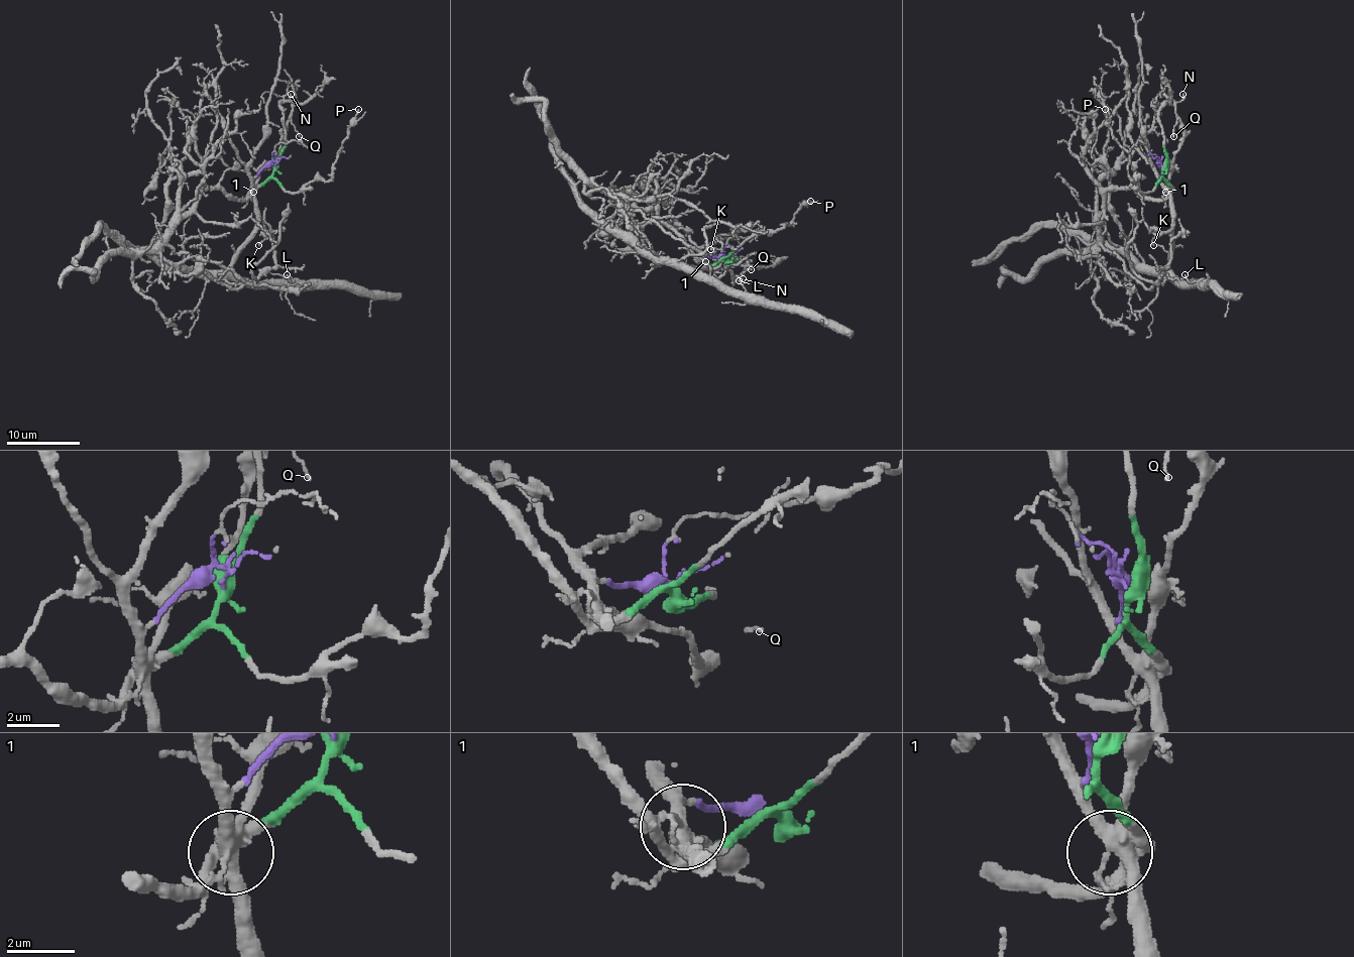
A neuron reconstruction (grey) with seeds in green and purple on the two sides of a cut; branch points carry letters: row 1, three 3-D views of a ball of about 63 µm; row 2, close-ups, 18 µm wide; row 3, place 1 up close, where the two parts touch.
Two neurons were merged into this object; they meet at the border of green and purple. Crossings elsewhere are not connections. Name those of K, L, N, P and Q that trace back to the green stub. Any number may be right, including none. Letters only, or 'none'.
P

